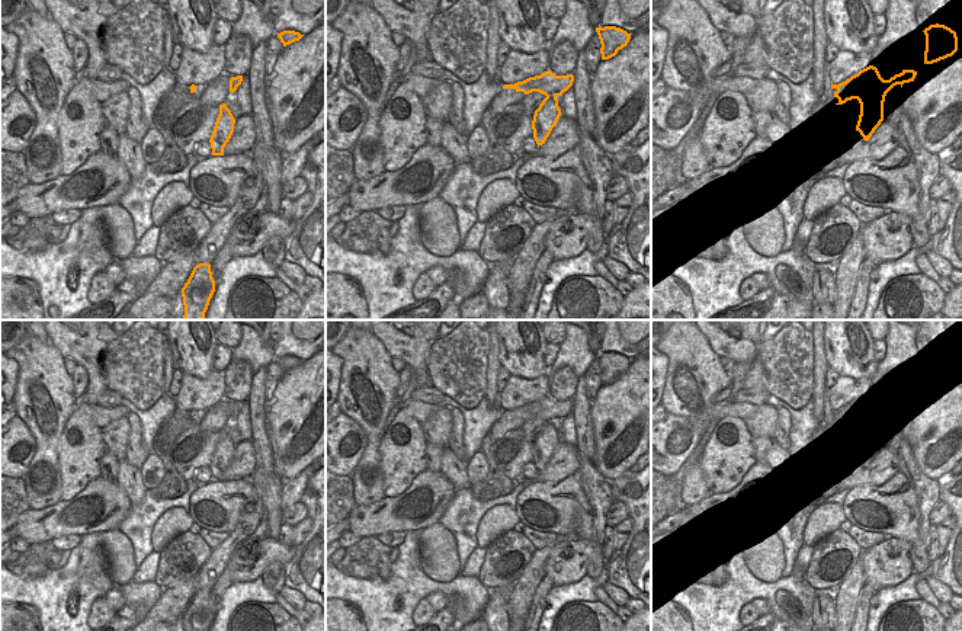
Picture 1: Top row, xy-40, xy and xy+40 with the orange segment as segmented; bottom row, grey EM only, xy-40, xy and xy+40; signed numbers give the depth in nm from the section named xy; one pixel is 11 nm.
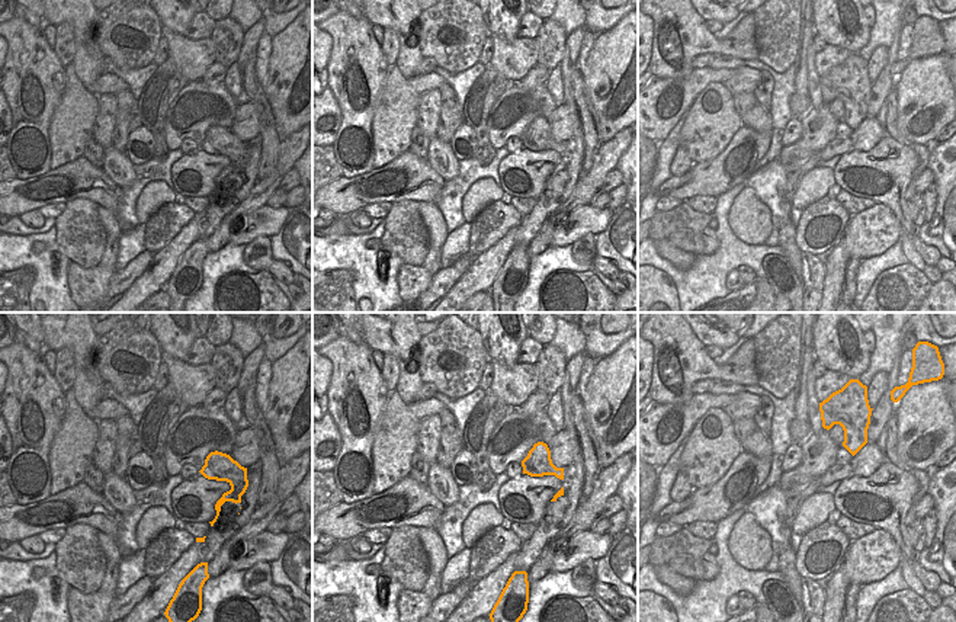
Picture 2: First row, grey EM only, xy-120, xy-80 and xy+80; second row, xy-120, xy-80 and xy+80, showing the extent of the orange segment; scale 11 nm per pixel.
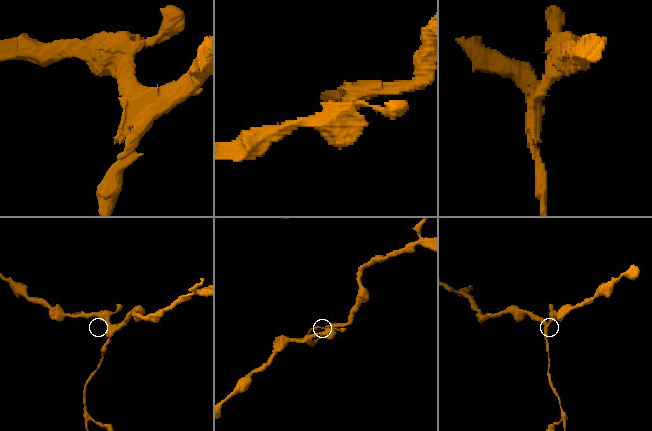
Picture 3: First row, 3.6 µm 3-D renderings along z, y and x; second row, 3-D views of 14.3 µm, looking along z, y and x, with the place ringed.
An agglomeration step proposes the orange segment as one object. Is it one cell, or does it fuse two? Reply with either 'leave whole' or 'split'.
split

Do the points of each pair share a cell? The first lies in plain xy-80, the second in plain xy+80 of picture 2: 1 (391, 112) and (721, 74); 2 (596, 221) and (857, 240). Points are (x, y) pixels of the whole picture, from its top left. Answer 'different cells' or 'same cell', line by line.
1: different cells
2: same cell

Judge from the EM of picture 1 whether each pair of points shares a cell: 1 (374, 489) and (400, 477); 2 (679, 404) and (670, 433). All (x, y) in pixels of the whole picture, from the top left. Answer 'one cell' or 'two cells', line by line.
1: two cells
2: two cells

